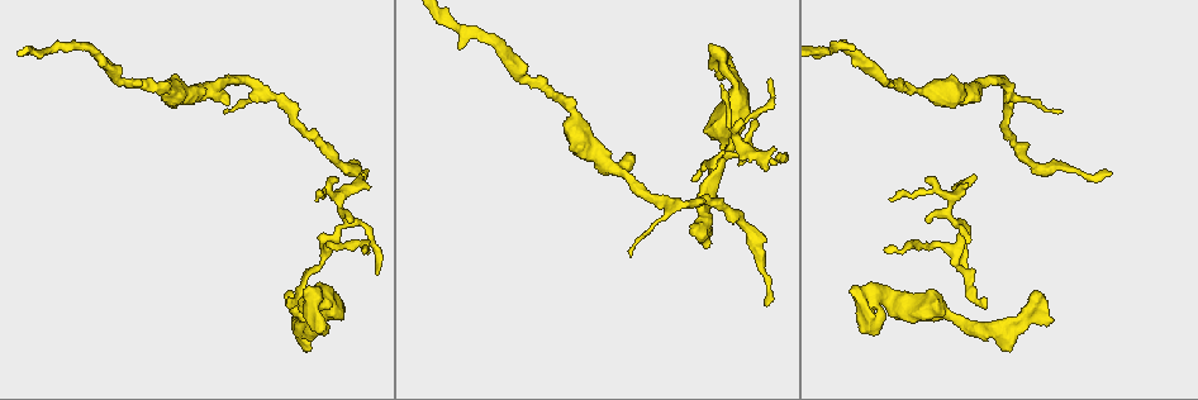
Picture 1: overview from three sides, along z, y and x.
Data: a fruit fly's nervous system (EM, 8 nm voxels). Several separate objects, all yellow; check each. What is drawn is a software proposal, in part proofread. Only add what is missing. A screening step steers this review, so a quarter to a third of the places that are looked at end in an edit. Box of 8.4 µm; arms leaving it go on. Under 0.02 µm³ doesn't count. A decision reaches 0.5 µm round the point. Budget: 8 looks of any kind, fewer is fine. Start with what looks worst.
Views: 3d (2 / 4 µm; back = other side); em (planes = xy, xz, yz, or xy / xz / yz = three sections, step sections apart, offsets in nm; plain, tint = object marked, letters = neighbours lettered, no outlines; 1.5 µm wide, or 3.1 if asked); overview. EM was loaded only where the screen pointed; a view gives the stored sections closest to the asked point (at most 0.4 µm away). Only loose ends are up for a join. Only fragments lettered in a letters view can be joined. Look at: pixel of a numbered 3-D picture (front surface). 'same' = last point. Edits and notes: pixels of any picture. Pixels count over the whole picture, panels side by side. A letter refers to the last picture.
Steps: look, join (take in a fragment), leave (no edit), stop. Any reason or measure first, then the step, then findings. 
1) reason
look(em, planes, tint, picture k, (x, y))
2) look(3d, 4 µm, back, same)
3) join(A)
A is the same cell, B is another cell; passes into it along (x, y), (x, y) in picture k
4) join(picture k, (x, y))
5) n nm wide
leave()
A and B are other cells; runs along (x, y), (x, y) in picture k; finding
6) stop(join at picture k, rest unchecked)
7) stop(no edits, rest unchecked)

free end
look(3d, 2 µm, picture 1, (766, 170))

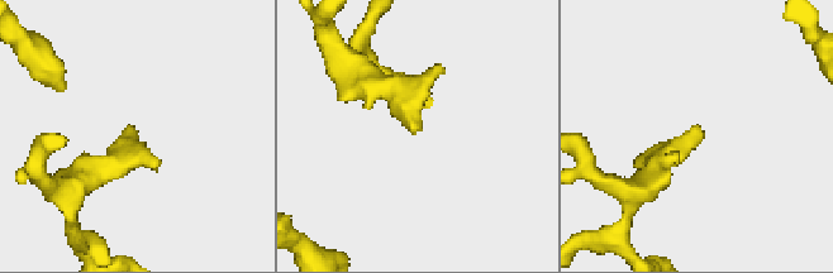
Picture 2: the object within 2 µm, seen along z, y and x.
need the tissue
look(em, planes, letters, picture 2, (132, 146))

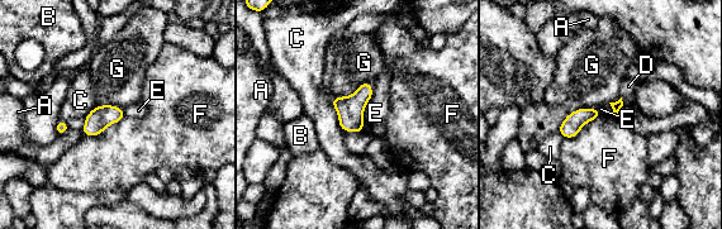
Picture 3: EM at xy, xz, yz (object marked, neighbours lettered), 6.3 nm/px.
join(D)
D is the same cell, A, B, C, E, F and G are other cells; passes into it along (617, 105), (621, 100), (628, 86) in picture 3; the neuron continues

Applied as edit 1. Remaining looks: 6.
see it whole again
look(overview)

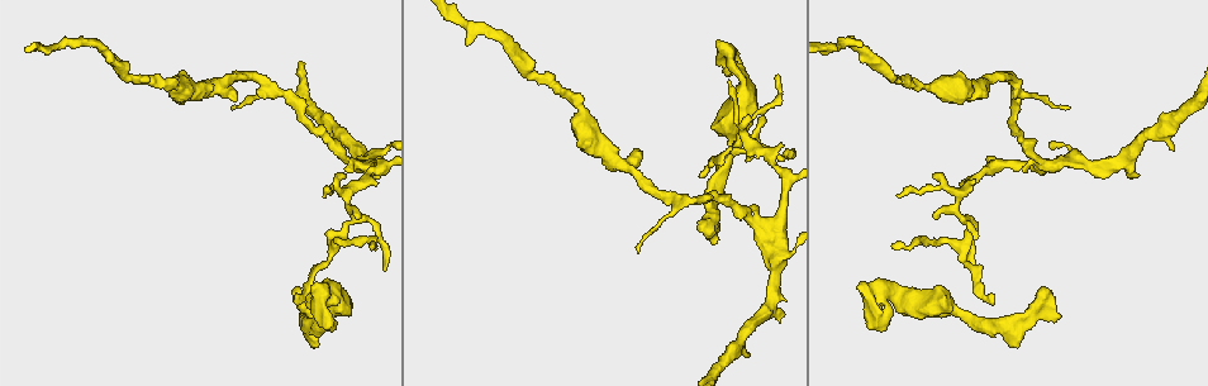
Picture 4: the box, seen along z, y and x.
free end
look(3d, 4 µm, back, picture 4, (641, 153))

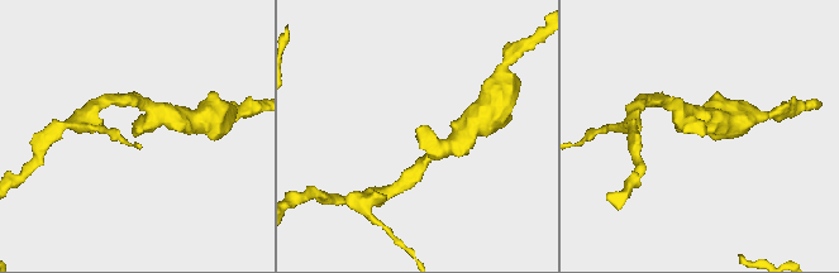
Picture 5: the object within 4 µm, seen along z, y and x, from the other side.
look(em, planes, letters, picture 5, (704, 134))

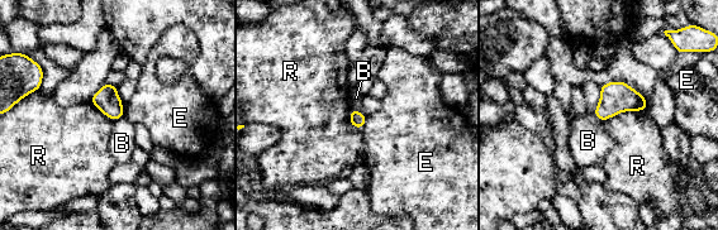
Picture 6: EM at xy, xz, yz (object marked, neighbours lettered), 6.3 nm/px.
leave()
B, E and R are other cells; border along (352, 108), (366, 116) in picture 6; no lettered fragment goes on from it

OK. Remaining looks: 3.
thin end
look(3d, 4 µm, picture 4, (1066, 105))

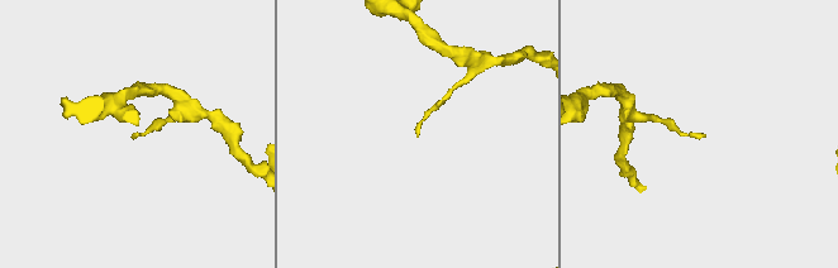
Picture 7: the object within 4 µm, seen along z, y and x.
shape alone is not enough
look(em, yz, step 4, tint, picture 7, (705, 136))

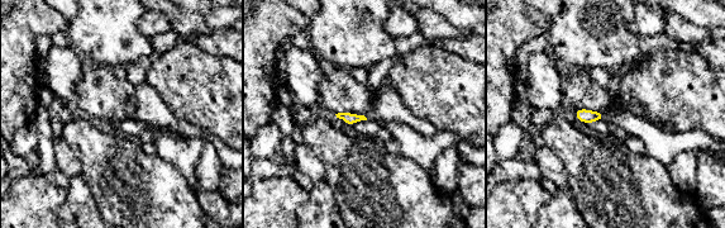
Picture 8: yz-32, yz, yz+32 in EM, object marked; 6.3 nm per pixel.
look(em, planes, letters, same)

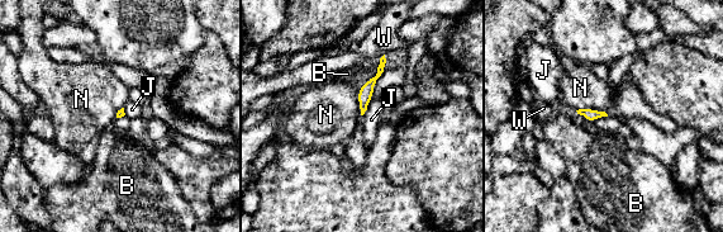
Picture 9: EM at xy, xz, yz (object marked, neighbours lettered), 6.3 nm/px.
leave()
B, J, N and W are other cells; border along (370, 102), (362, 116) in picture 9; none of them fits

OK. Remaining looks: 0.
stop(join at picture 3, rest unchecked)

